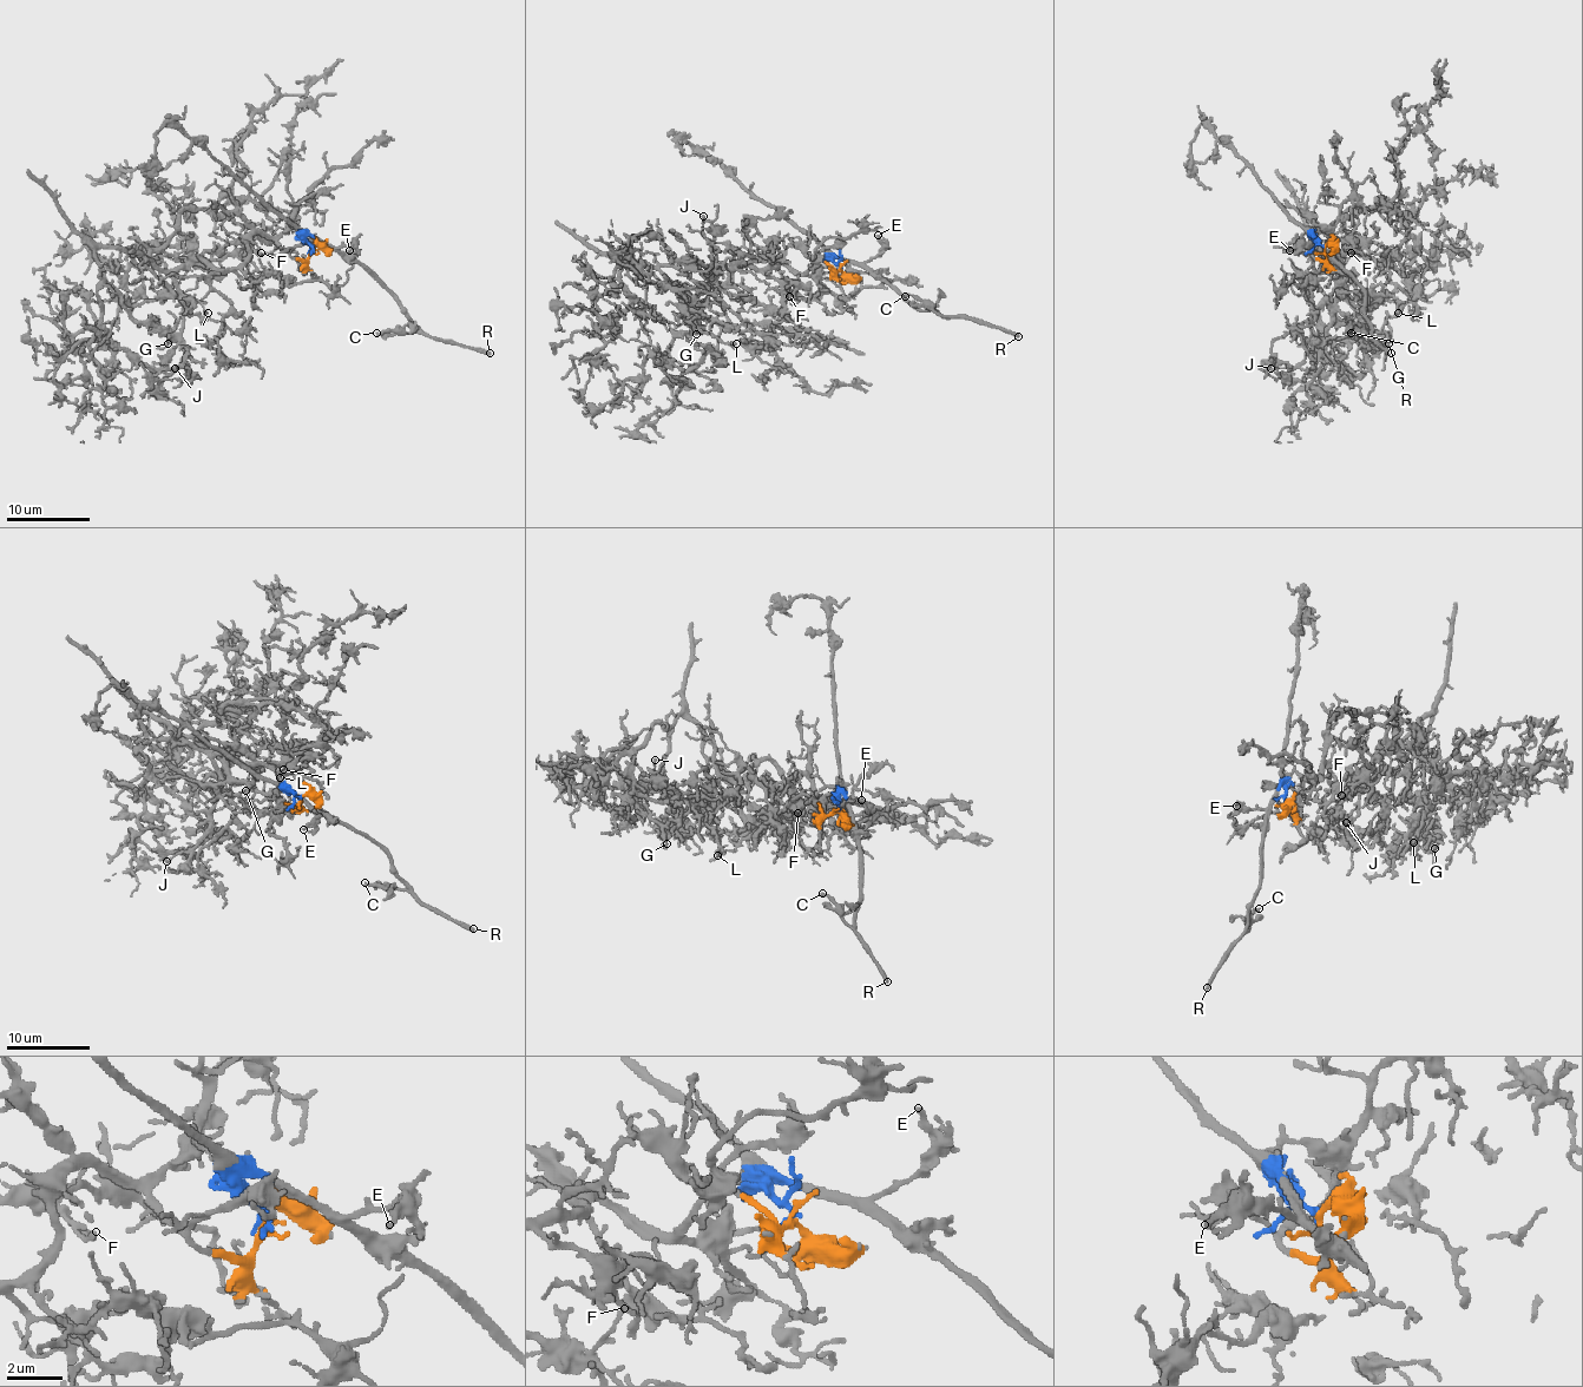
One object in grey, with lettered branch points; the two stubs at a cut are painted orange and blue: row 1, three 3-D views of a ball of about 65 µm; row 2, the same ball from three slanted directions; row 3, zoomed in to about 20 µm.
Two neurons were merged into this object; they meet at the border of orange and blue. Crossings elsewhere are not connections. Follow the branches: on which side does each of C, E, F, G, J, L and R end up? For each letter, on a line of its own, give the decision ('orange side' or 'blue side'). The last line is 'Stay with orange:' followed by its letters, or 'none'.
C: blue side
E: blue side
F: orange side
G: orange side
J: orange side
L: orange side
R: blue side
Stay with orange: F, G, J, L

